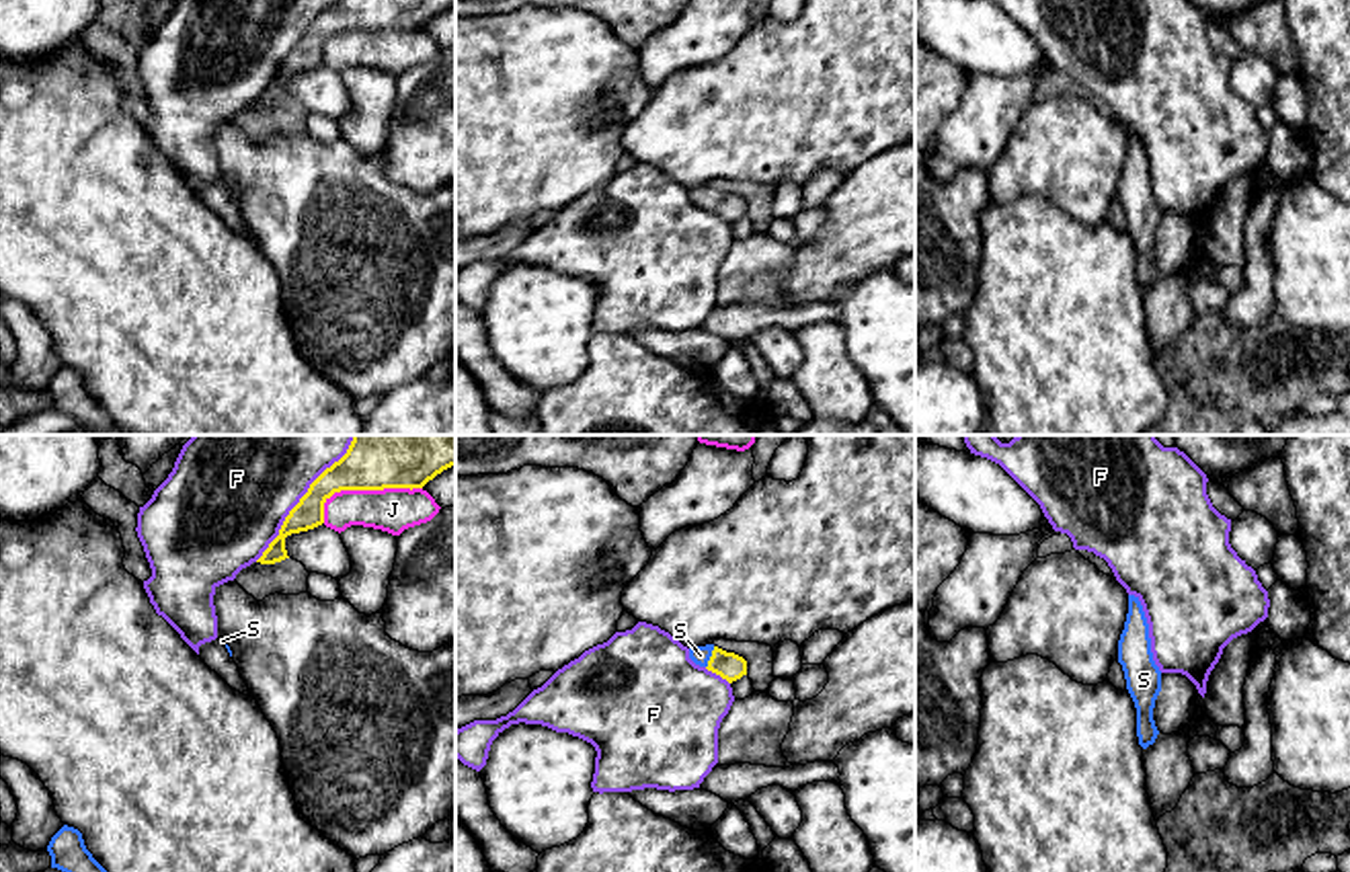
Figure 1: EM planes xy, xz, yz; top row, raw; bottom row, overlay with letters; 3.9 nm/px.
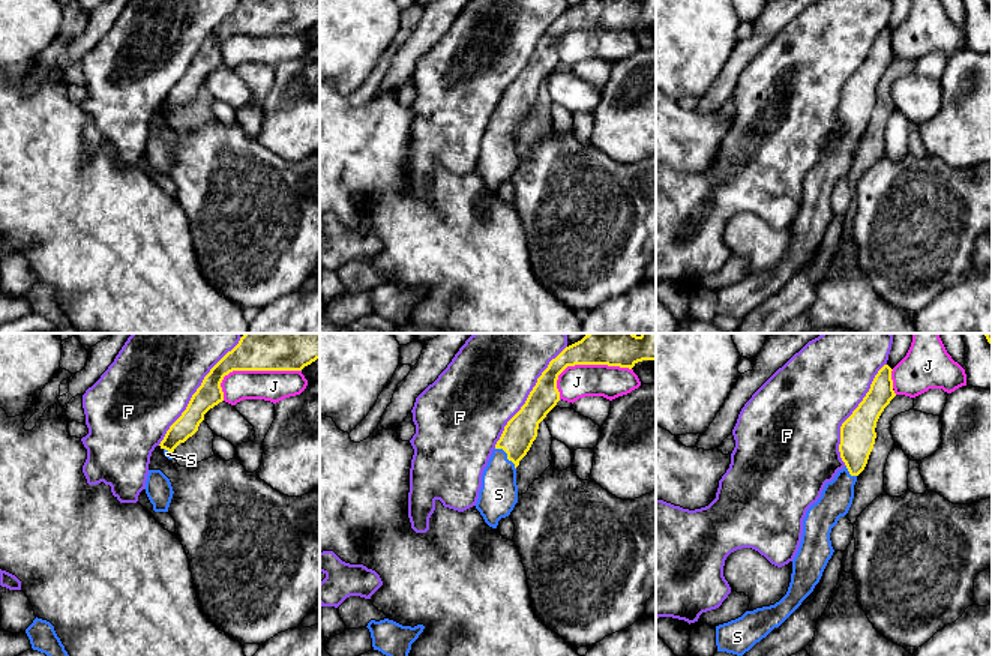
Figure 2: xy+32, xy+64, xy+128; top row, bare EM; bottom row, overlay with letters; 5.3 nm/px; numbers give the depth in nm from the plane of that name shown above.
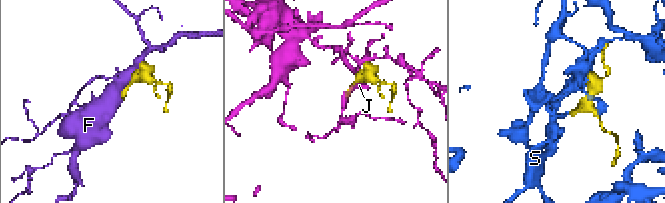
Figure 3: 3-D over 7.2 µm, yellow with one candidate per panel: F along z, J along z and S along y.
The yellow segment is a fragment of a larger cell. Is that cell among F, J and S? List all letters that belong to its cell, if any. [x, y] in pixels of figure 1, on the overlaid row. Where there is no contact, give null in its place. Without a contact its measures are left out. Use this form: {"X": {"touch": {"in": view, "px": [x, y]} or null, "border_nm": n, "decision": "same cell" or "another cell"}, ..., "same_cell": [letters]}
{"F": {"touch": {"in": "xy", "px": [302, 497]}, "border_nm": 650, "decision": "another cell"}, "J": {"touch": {"in": "xy", "px": [364, 489]}, "border_nm": 420, "decision": "another cell"}, "S": {"touch": {"in": "xz", "px": [710, 657]}, "border_nm": 90, "decision": "same cell"}, "same_cell": ["S"]}

